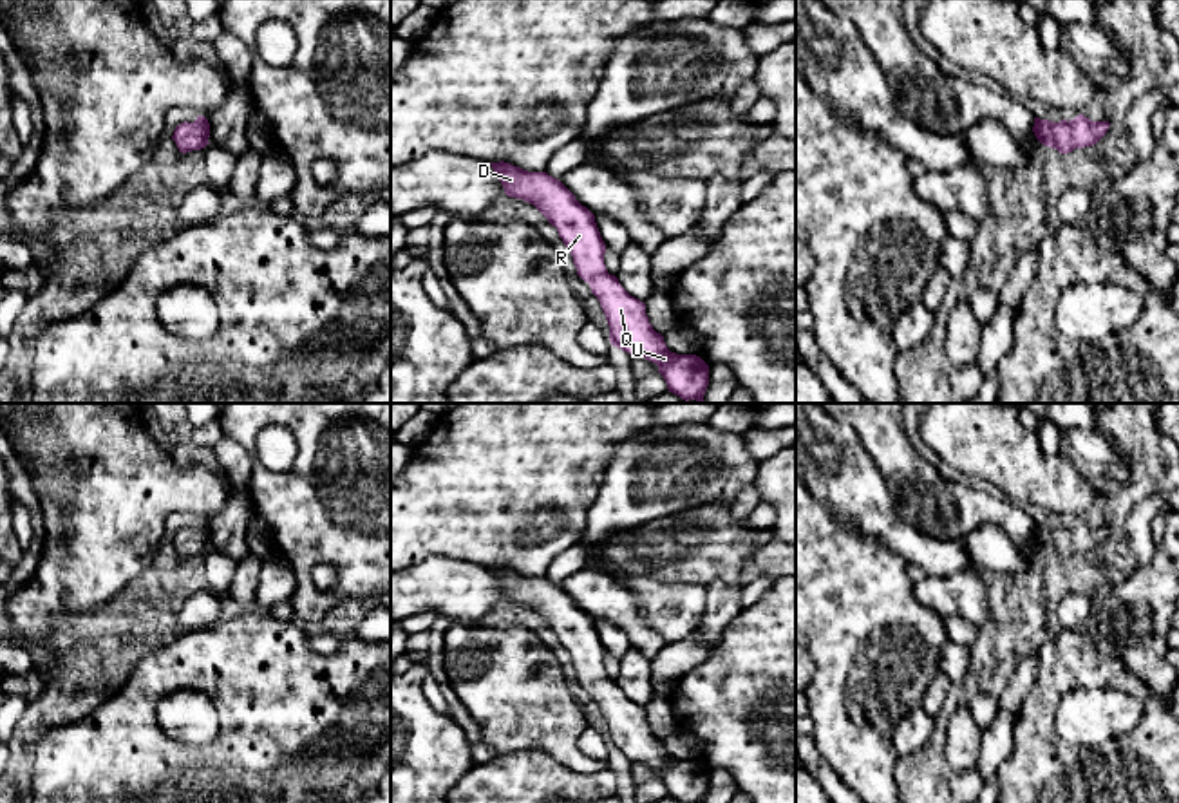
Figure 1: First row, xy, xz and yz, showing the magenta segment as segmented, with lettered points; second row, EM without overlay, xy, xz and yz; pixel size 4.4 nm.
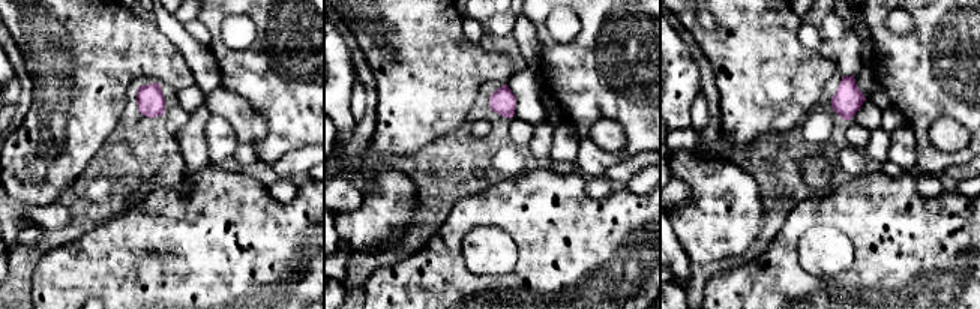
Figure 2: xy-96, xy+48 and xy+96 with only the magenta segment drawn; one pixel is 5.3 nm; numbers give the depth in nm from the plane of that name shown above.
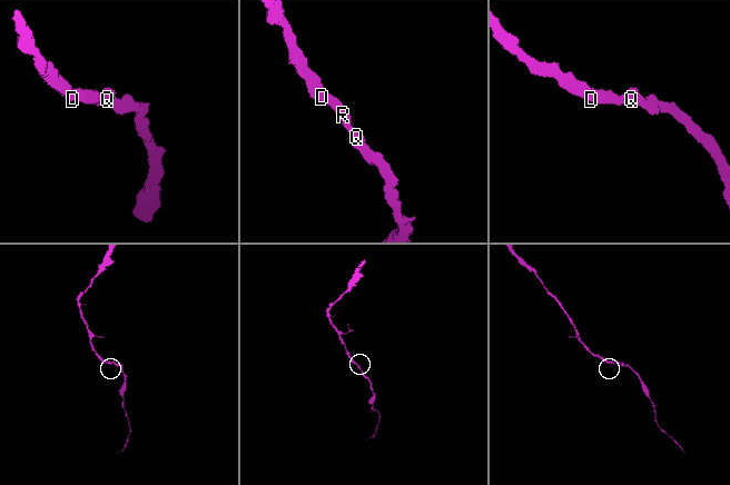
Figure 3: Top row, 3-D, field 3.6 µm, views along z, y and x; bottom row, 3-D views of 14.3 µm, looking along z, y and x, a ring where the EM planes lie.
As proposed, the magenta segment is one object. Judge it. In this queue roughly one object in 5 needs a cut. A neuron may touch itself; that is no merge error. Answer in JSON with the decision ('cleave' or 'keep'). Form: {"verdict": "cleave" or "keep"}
{"verdict": "keep"}

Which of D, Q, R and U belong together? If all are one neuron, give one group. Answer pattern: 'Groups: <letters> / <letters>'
Groups: D Q R U

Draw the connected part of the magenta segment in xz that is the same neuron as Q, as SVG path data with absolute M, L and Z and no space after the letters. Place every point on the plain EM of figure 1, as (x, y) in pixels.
M490 568L508 602L533 609L573 662L577 680L590 689L609 731L611 751L658 770L669 798L680 803L703 803L709 770L696 760L671 758L664 742L653 734L646 709L631 702L604 669L606 649L595 620L546 577L528 577L510 568Z

